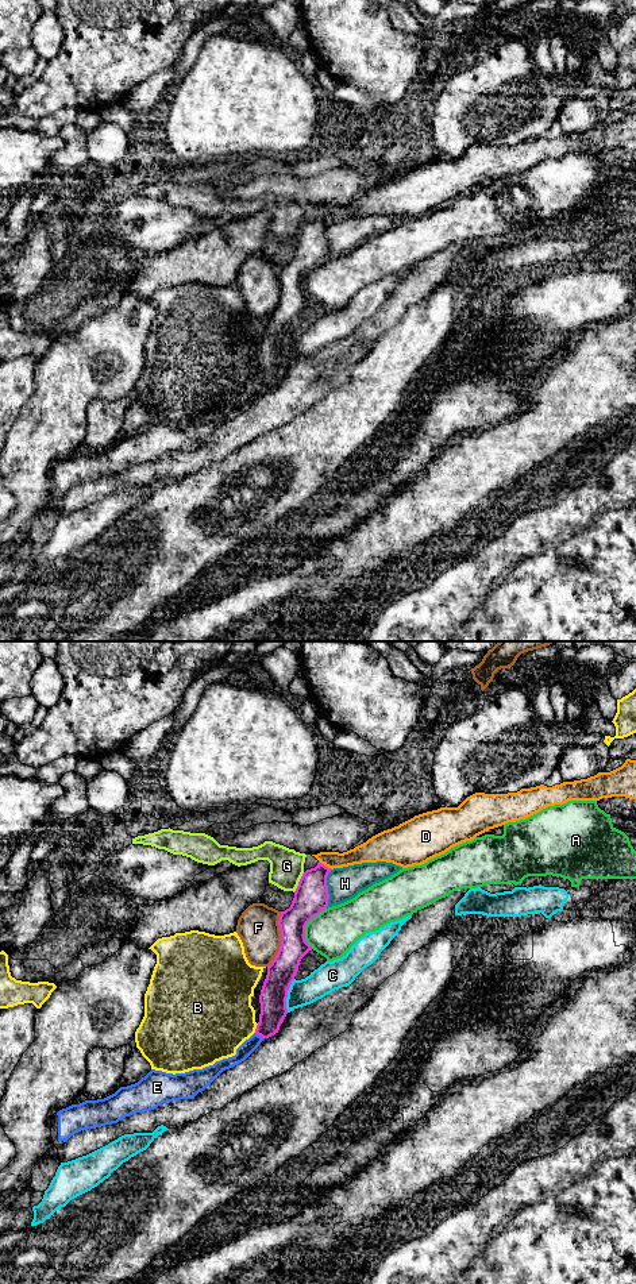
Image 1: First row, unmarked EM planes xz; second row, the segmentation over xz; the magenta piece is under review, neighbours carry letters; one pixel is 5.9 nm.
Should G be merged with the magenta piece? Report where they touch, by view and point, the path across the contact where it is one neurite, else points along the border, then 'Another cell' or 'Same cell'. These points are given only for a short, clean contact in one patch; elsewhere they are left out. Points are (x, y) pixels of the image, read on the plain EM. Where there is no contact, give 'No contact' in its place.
Touches magenta at xz (299, 234). Boundary: xz (304, 224), (293, 243). Another cell

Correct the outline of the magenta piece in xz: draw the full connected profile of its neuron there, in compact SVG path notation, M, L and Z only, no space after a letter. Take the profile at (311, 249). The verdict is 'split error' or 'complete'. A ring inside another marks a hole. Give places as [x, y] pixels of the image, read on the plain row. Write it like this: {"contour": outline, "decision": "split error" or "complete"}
{"contour": "M320 213L307 221L294 243L292 257L280 267L281 297L277 308L267 319L259 355L261 366L255 386L269 390L278 385L288 360L286 350L298 323L301 311L312 302L305 292L307 275L328 258L327 228L331 220Z", "decision": "complete"}

